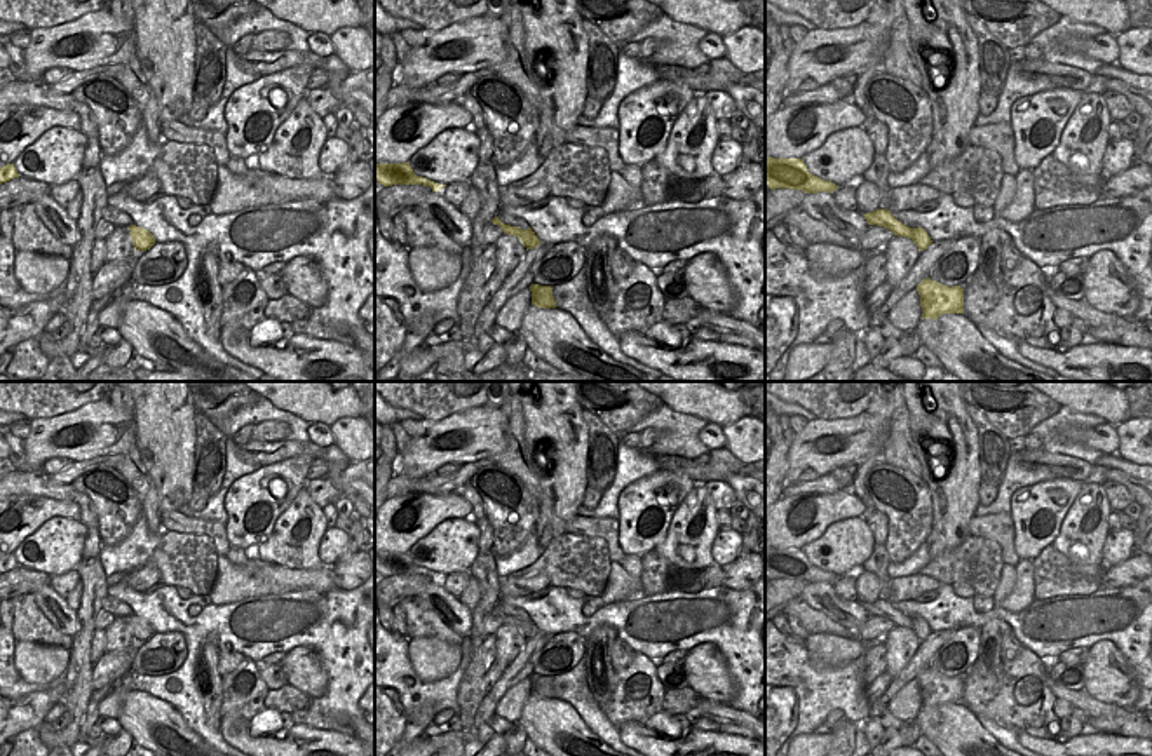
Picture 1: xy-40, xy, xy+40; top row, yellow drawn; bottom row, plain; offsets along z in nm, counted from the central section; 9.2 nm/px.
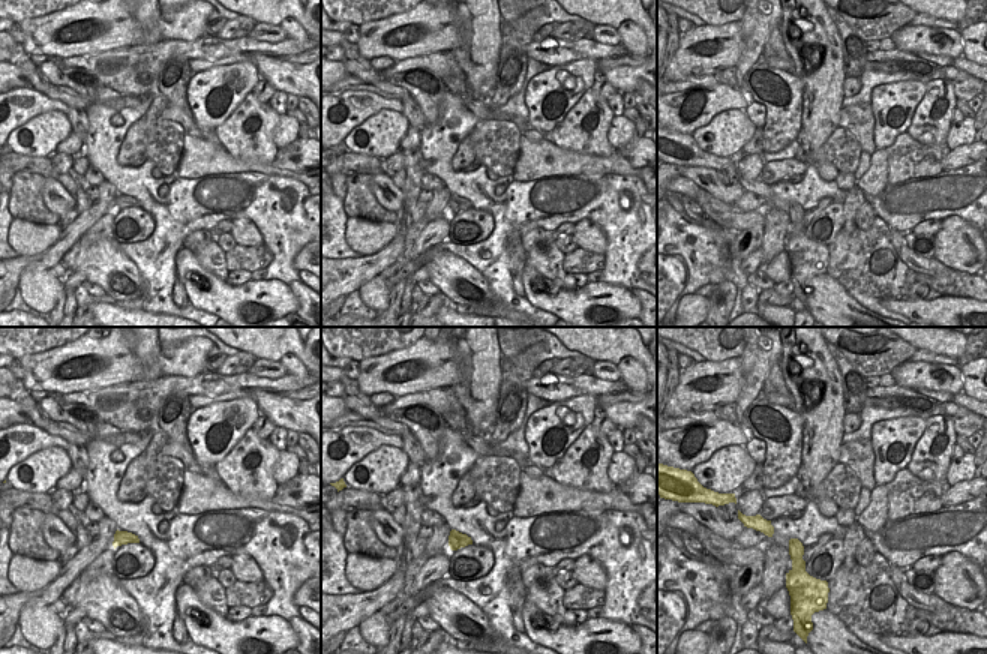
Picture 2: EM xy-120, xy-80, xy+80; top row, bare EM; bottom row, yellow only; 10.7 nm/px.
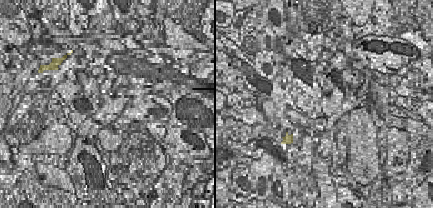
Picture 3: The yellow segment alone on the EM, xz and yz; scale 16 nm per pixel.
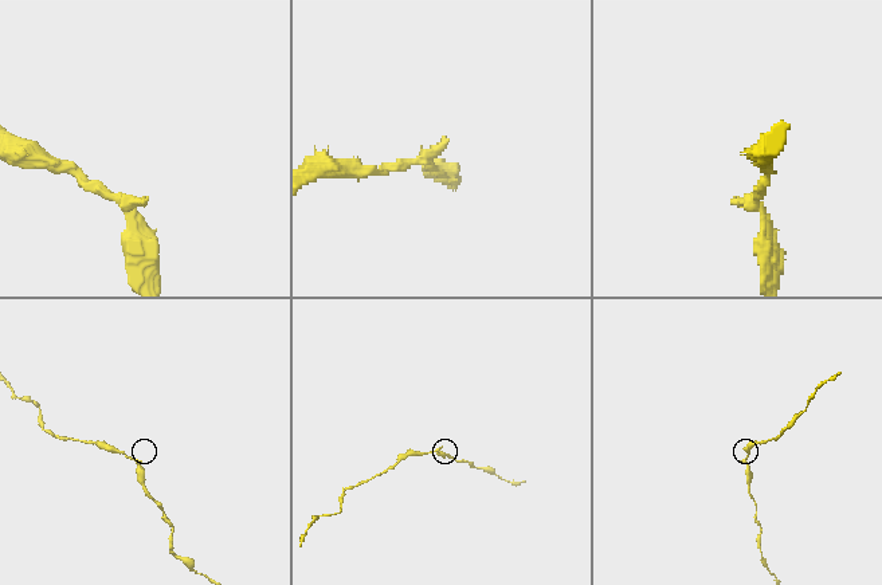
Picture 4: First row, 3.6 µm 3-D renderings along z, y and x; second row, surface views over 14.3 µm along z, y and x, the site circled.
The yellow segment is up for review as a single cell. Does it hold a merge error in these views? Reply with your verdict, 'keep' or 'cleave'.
cleave

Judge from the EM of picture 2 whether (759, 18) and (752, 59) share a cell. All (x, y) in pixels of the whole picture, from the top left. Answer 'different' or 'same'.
same

